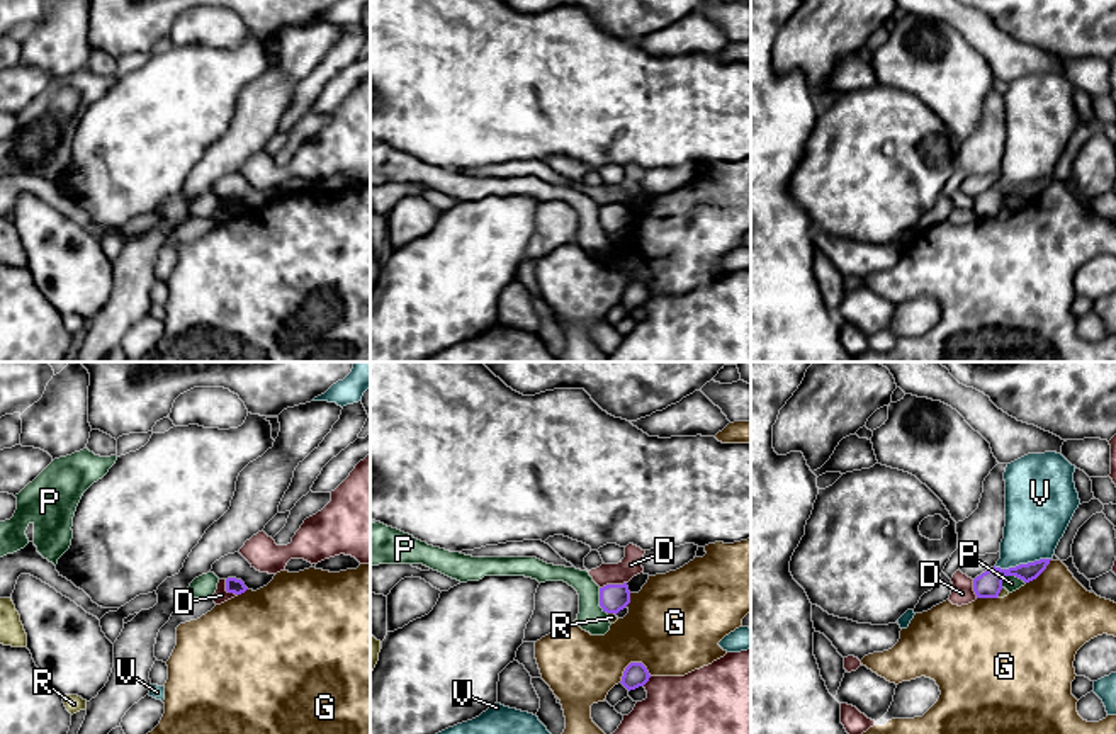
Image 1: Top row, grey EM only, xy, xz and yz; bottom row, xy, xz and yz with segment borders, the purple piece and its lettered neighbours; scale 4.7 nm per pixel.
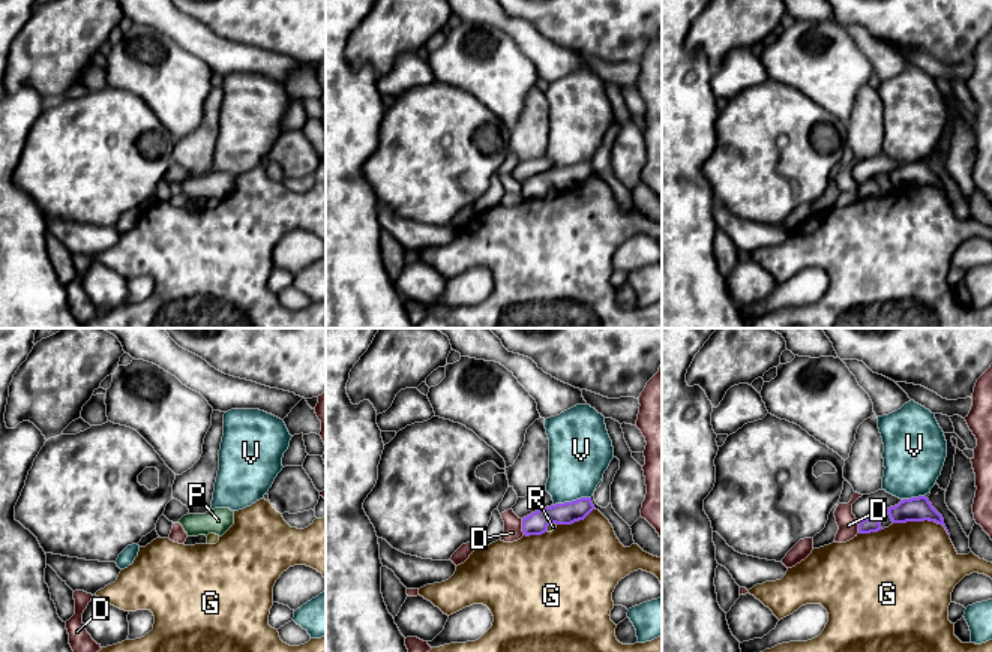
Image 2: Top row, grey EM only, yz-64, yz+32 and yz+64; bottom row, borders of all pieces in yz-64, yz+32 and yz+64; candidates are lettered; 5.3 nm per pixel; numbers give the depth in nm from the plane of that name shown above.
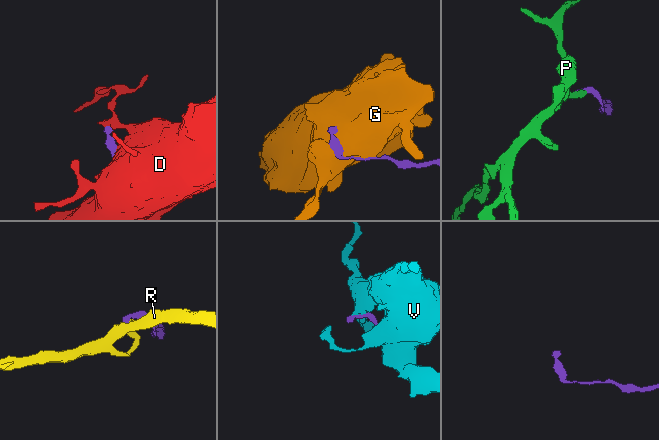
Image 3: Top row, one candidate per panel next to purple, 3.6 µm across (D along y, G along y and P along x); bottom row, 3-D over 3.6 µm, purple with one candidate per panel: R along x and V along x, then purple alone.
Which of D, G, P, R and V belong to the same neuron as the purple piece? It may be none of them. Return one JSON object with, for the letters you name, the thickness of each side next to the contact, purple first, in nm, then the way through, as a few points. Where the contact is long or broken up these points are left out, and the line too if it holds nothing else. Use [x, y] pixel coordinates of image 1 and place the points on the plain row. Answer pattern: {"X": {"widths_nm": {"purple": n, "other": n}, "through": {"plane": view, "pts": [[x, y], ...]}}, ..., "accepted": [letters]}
{"accepted": []}

